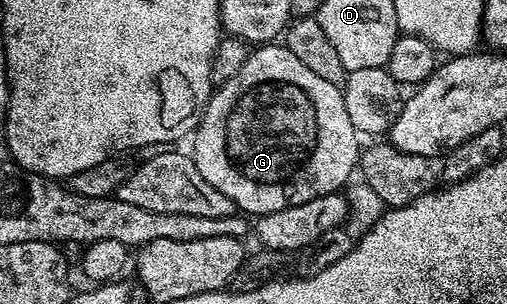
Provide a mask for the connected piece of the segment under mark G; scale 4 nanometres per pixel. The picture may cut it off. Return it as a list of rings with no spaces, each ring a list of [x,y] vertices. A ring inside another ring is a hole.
[[[285,44],[259,45],[244,68],[211,93],[192,141],[192,157],[196,168],[200,168],[200,176],[212,188],[220,188],[239,211],[247,210],[242,212],[253,216],[280,212],[280,208],[339,193],[341,186],[351,181],[350,173],[355,173],[360,162],[360,135],[348,118],[343,91],[300,64]]]

